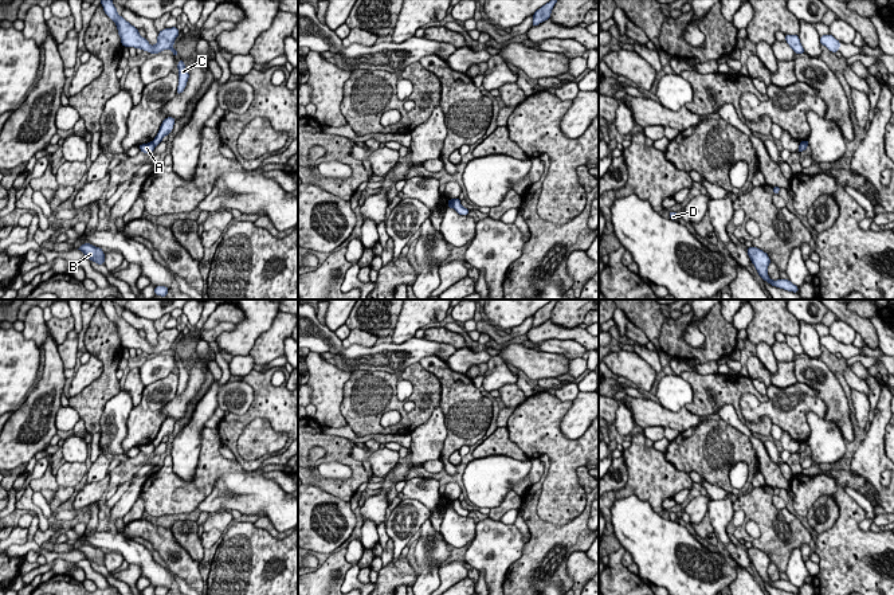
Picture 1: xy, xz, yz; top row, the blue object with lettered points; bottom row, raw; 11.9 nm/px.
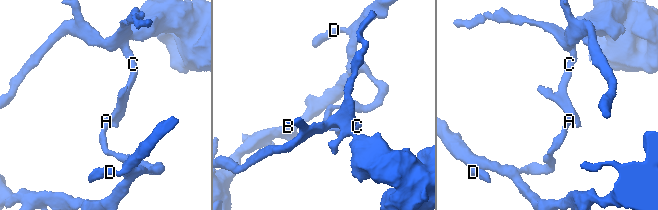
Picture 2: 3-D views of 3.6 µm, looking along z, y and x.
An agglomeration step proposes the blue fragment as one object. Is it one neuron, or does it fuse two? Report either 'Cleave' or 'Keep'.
Cleave

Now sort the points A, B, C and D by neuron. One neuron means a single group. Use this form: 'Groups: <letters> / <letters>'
Groups: A B D / C

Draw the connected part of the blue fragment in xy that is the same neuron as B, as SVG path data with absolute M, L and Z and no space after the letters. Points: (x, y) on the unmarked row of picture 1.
M83 544L78 551L81 551L89 561L94 561L97 565L103 565L105 553L101 548L95 548L90 544Z

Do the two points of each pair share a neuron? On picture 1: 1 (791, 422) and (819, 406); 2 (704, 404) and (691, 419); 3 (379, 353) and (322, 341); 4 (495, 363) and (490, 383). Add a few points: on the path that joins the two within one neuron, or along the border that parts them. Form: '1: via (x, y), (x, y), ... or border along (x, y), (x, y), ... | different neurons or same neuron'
1: via (796, 414), (804, 406), (811, 406) | same neuron
2: border along (685, 407), (702, 418) | different neurons
3: via (365, 355), (342, 355), (336, 348) | same neuron
4: via (495, 368), (495, 378) | same neuron

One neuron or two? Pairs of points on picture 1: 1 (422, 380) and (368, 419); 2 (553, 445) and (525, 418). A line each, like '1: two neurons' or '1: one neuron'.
1: one neuron
2: one neuron

